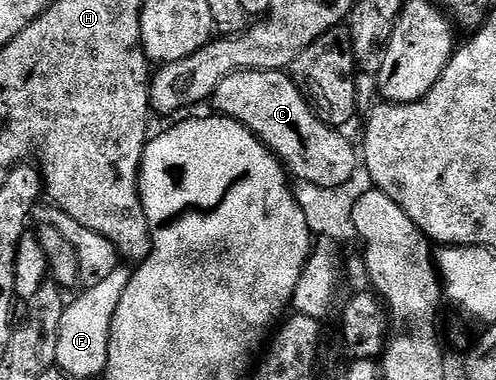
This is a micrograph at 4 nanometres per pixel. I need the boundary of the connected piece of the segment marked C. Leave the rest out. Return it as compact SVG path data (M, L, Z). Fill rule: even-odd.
M240 70L215 88L211 99L218 115L243 124L269 147L297 182L339 188L359 167L359 150L344 138L340 129L328 126L309 107L292 77L283 70Z

